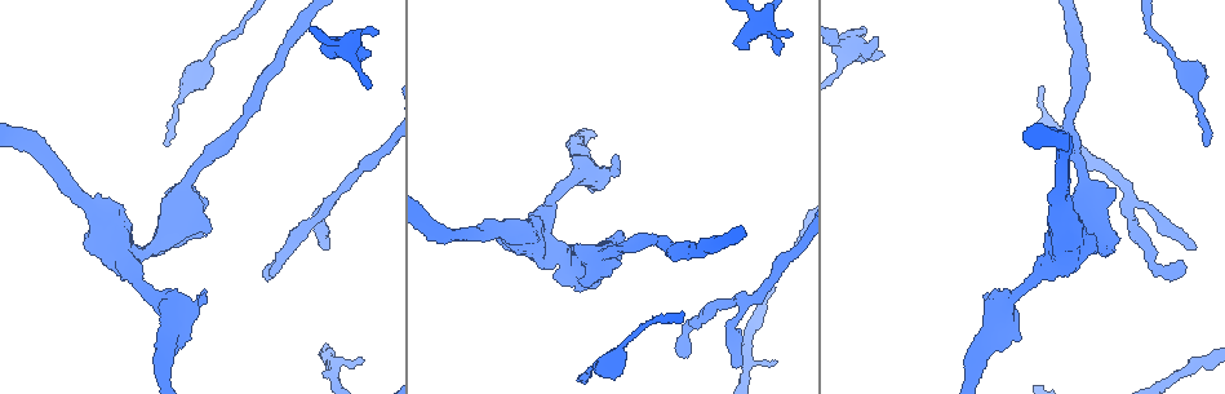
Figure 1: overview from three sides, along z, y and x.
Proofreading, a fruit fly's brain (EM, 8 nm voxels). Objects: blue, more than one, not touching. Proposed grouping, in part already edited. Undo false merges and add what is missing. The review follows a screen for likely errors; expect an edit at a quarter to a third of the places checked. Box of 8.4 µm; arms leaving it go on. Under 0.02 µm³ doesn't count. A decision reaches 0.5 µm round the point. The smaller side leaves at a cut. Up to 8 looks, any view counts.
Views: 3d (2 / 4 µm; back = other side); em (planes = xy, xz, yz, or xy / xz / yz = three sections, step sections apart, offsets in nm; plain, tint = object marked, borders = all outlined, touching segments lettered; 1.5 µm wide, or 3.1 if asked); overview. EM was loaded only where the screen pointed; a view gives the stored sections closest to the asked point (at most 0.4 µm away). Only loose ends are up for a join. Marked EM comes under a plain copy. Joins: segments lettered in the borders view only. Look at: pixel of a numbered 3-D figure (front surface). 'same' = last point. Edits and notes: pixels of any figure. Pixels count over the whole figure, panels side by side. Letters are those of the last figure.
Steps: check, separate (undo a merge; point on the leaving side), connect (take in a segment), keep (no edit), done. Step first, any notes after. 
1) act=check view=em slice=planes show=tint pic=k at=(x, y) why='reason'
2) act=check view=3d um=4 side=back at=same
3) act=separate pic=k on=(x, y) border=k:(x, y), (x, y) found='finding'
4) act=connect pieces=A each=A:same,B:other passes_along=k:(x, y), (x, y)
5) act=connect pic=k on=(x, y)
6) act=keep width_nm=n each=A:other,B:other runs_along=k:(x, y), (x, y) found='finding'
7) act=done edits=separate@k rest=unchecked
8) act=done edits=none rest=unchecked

act=check view=3d um=4 pic=1 at=(777, 362) why='an open end'

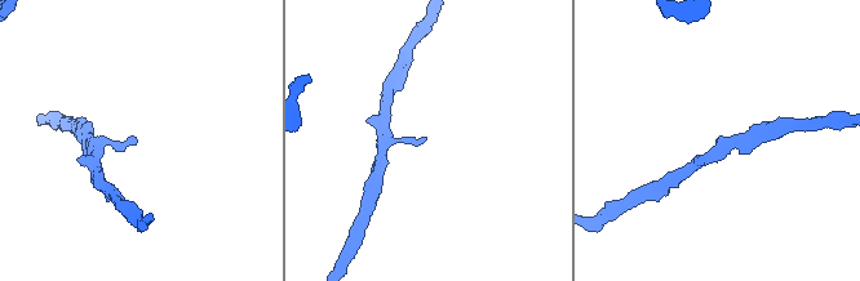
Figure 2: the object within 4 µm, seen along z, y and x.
act=check view=em slice=planes show=borders pic=2 at=(424, 140) why='now the EM'

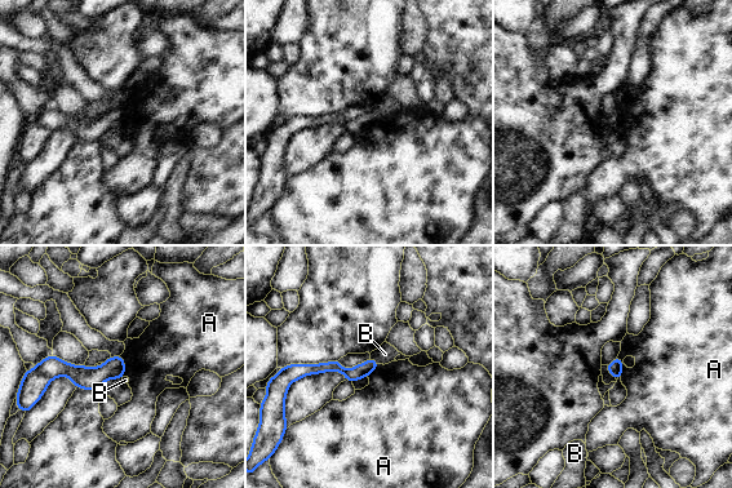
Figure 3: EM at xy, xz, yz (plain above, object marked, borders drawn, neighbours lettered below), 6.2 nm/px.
act=keep each=A:other,B:other runs_along=3:(373, 364), (292, 376) found='no lettered segment goes on from it'

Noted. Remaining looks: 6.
act=check view=em slice=planes show=borders pic=1 at=(322, 245)

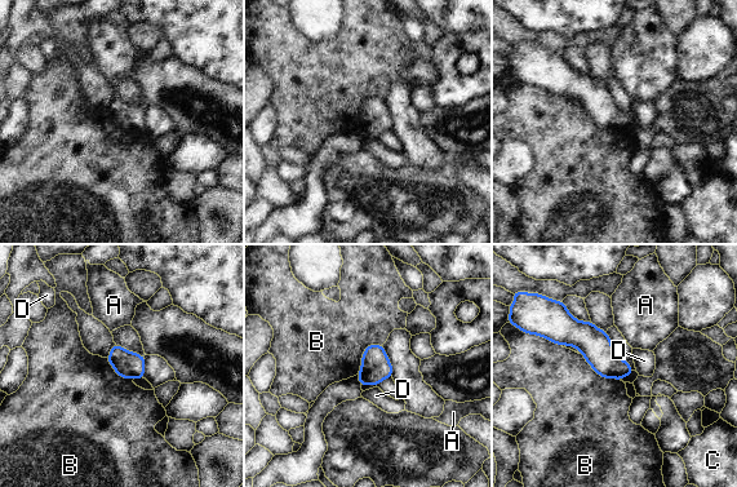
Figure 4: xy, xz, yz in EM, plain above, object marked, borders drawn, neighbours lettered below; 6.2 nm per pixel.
act=keep longest_contact=B:240nm each=A:other,B:other,C:other,D:other found='no lettered segment goes on from it'

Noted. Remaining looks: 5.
act=check view=em slice=yz step=8 show=borders pic=1 at=(179, 340) why='free end'

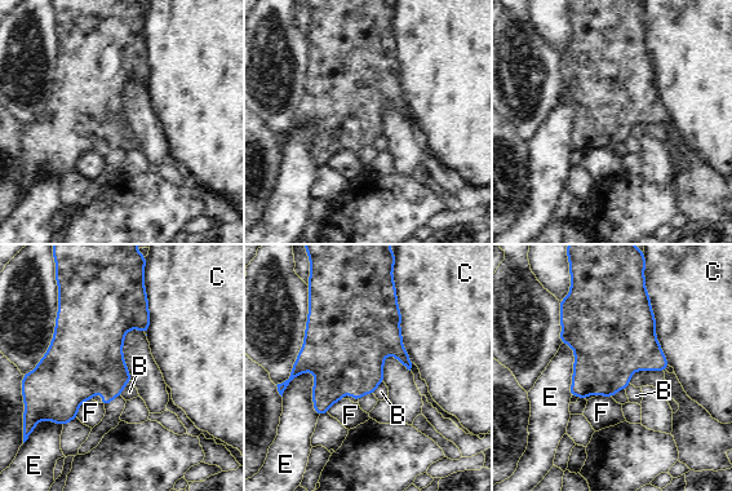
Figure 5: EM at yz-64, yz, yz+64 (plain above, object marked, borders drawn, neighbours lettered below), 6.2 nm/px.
act=keep each=B:other,C:other,E:other,F:other border=5:(129, 380), (120, 394) found='none of them fits'

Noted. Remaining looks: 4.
act=done edits=none rest=unchecked

